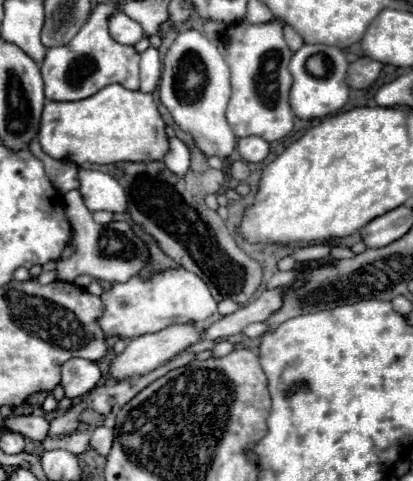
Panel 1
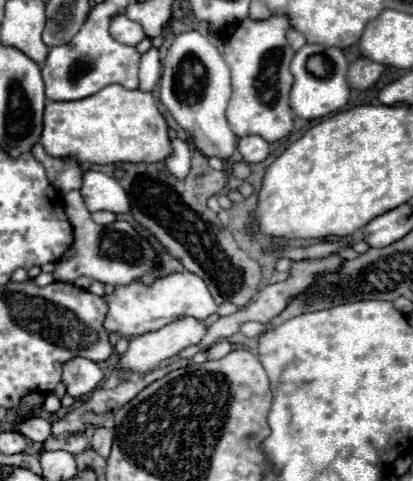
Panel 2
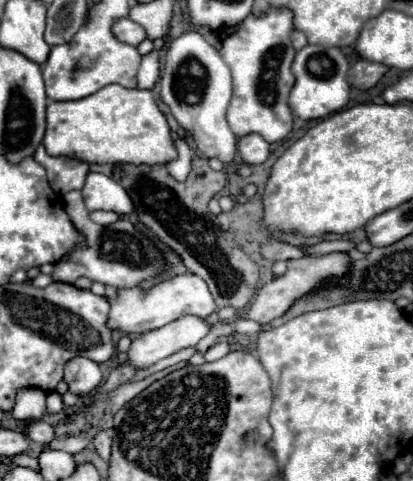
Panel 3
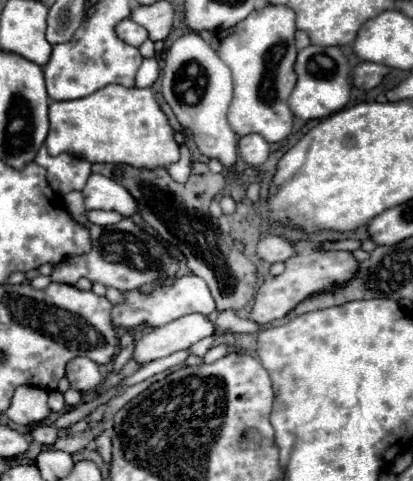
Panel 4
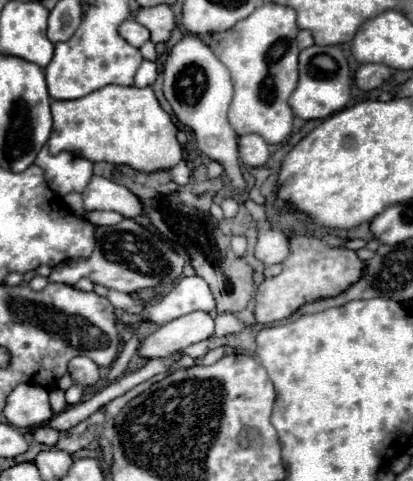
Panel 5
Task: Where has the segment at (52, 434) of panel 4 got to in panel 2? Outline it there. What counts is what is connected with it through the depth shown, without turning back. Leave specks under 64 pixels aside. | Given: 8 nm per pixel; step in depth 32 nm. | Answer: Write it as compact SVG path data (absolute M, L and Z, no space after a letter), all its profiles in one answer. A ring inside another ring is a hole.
M26 416L14 424L14 430L30 438L32 442L44 442L50 436L50 422L42 416Z

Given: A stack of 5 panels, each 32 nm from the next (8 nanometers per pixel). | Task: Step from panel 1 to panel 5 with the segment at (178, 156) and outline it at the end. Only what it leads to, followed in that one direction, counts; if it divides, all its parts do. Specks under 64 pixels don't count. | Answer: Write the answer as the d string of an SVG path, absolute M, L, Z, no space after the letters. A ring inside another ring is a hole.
M184 148L184 158L180 164L176 164L174 168L168 170L172 174L172 180L176 180L176 184L186 184L190 180L190 168L188 168L188 150Z

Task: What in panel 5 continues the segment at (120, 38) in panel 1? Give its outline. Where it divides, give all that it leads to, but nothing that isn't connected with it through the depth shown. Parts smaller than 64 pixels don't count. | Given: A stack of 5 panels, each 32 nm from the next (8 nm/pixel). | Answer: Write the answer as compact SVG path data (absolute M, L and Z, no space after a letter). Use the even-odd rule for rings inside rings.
M130 18L130 20L124 20L124 22L118 26L118 34L120 34L128 44L132 44L132 46L136 46L136 48L140 48L146 40L150 40L150 32L148 32L142 24L134 22L132 18Z

